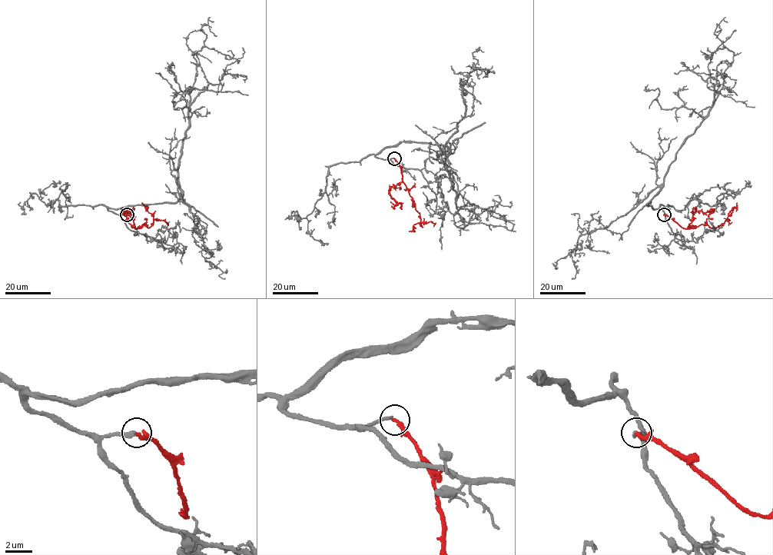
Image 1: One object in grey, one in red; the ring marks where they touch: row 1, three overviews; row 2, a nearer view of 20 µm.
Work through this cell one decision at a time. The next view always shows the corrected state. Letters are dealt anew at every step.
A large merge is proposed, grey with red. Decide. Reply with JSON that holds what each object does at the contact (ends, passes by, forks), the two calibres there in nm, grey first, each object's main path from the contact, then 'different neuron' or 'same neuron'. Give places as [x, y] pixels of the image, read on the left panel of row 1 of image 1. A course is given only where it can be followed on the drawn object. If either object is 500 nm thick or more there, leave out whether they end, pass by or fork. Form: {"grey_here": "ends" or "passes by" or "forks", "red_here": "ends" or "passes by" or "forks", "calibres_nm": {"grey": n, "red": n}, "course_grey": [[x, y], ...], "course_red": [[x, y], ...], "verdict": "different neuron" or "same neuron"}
{"grey_here": "ends", "red_here": "ends", "calibres_nm": {"grey": 240, "red": 280}, "course_grey": [[127, 214], [107, 208], [180, 198], [178, 161], [197, 71], [193, 55], [207, 47], [240, 58], [242, 47]], "course_red": [[127, 214], [133, 220], [135, 228], [143, 224], [149, 227], [153, 223], [153, 217], [141, 203]], "verdict": "same neuron"}

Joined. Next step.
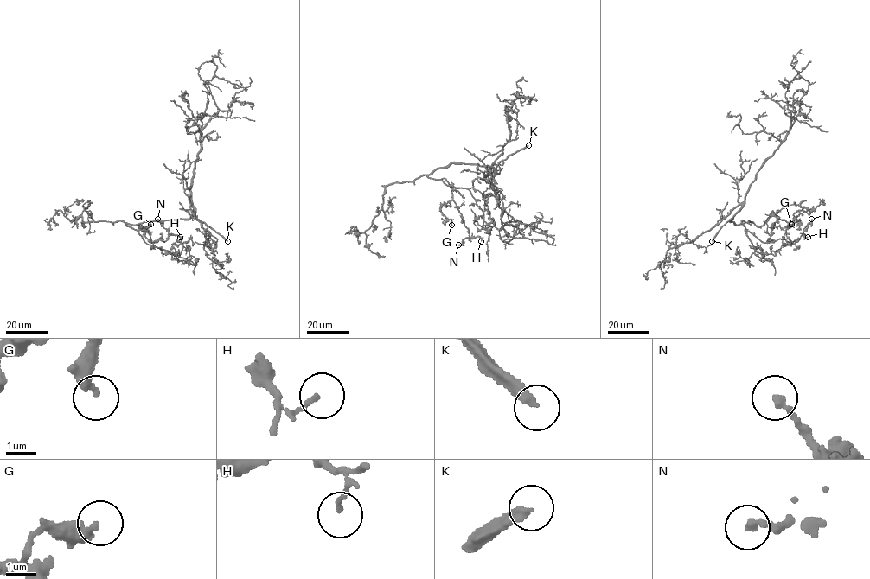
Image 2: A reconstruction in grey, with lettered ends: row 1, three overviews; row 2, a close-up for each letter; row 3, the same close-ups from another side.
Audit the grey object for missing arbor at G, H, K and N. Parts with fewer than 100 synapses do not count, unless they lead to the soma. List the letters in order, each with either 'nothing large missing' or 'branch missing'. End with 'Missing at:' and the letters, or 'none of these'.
G: nothing large missing
H: nothing large missing
K: branch missing
N: nothing large missing
Missing at: K

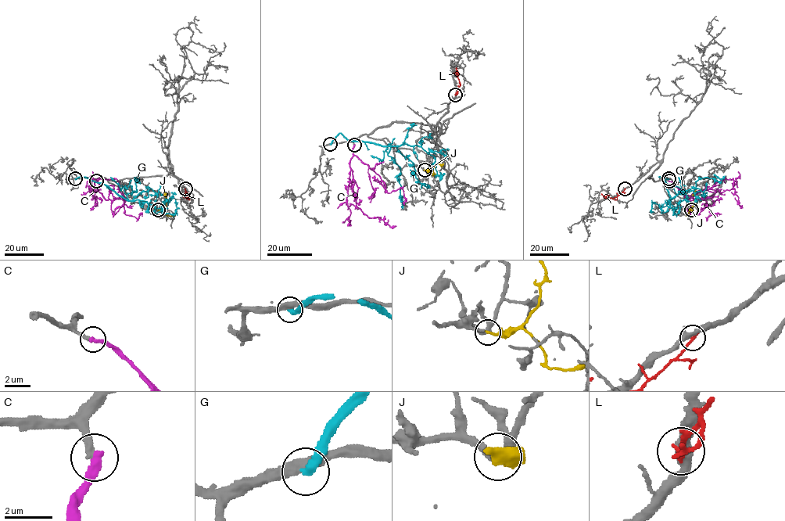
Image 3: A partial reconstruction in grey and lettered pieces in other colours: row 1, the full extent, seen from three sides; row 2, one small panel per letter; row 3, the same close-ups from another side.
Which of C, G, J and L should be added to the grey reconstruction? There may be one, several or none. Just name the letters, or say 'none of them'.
none of them

